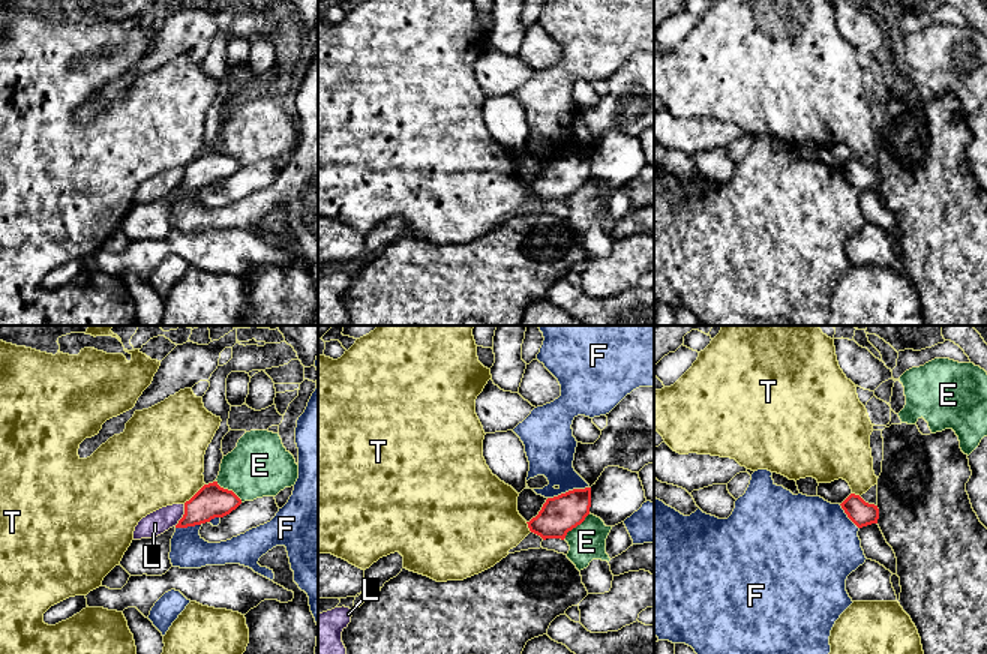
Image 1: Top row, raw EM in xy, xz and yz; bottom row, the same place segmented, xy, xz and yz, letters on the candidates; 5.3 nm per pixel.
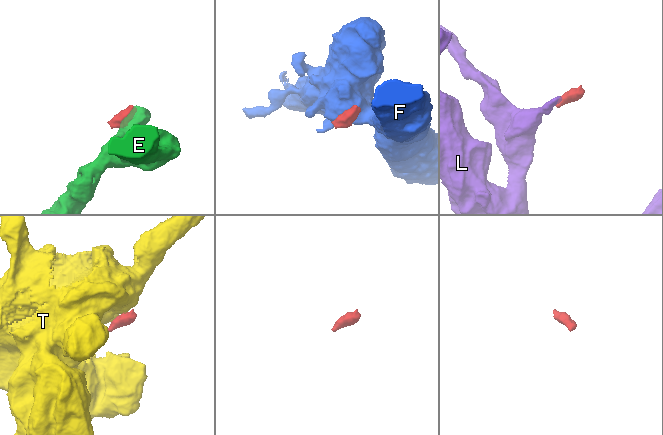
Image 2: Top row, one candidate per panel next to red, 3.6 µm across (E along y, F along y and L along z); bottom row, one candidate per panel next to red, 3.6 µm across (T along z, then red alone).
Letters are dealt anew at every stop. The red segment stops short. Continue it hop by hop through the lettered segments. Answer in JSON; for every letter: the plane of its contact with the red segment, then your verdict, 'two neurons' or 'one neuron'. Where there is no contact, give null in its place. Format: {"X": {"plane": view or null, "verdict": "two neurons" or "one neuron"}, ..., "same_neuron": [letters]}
{"E": {"plane": "xz", "verdict": "two neurons"}, "F": {"plane": "xz", "verdict": "two neurons"}, "L": {"plane": "xy", "verdict": "two neurons"}, "T": {"plane": "xy", "verdict": "two neurons"}, "same_neuron": []}

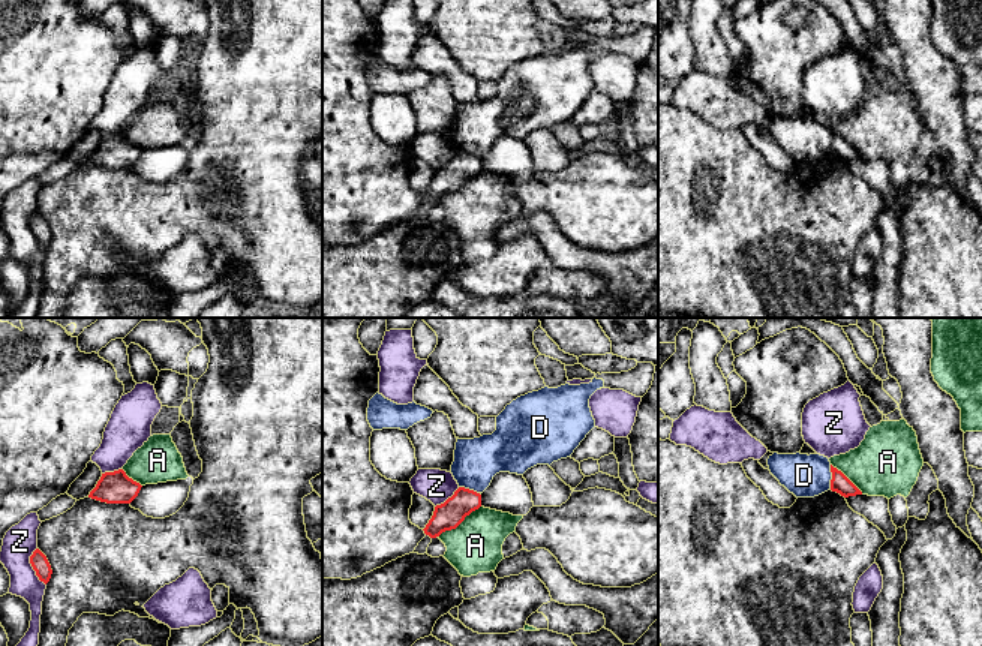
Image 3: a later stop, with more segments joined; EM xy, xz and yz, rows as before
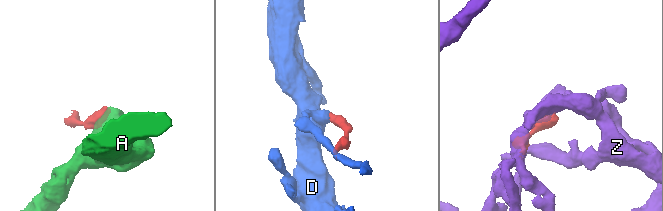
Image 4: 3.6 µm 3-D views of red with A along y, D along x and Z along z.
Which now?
{"A": {"plane": "xz", "verdict": "two neurons"}, "D": {"plane": "yz", "verdict": "two neurons"}, "Z": {"plane": "xy", "verdict": "two neurons"}, "same_neuron": []}

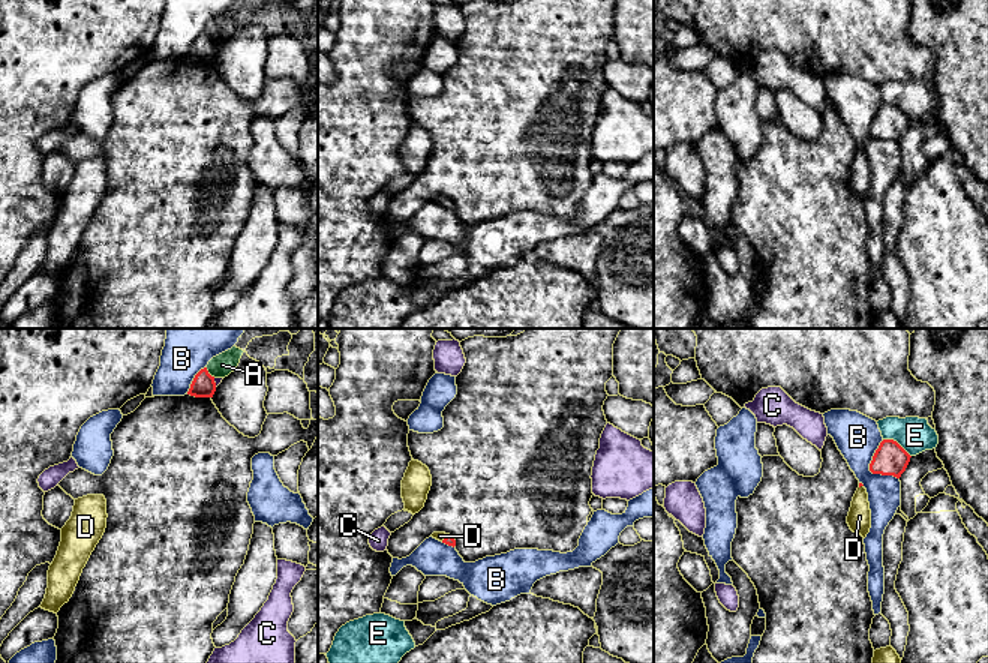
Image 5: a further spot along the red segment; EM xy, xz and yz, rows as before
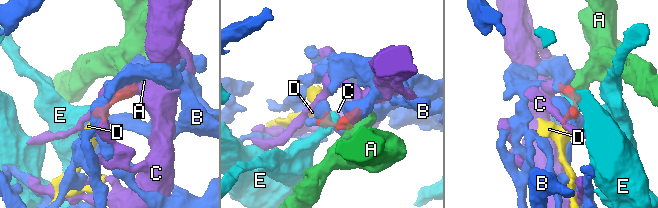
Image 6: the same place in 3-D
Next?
{"A": {"plane": "xy", "verdict": "two neurons"}, "B": {"plane": "yz", "verdict": "two neurons"}, "C": {"plane": "xy", "verdict": "two neurons"}, "D": {"plane": "xz", "verdict": "one neuron"}, "E": {"plane": "yz", "verdict": "two neurons"}, "same_neuron": ["D"]}

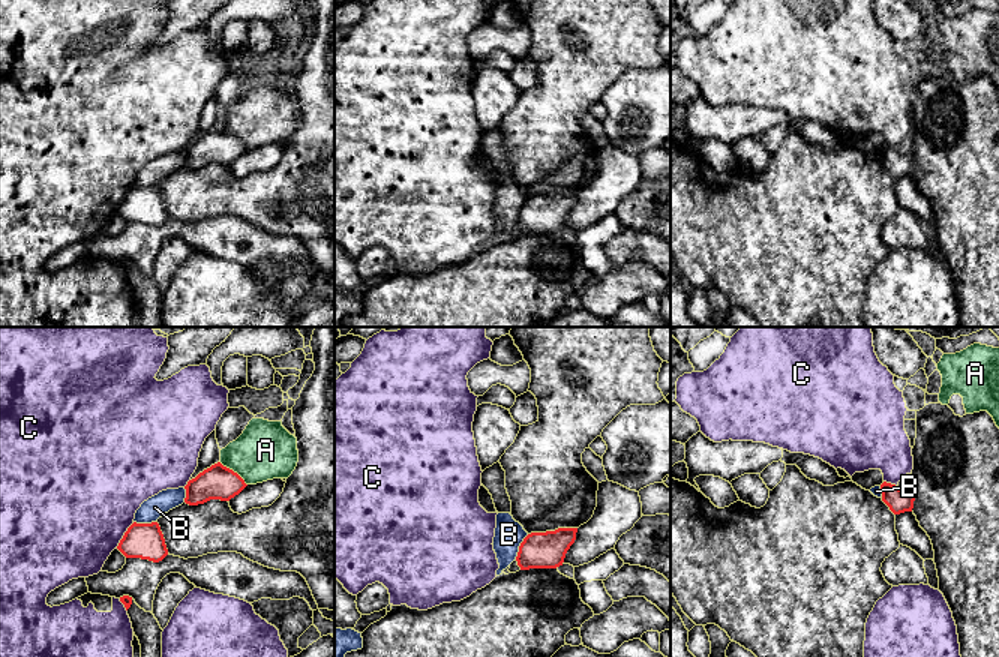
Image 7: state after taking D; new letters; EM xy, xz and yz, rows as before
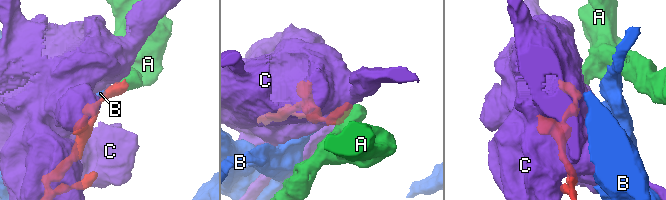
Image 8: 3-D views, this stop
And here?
{"A": {"plane": "xy", "verdict": "two neurons"}, "B": {"plane": "xz", "verdict": "two neurons"}, "C": {"plane": "xy", "verdict": "two neurons"}, "same_neuron": []}

